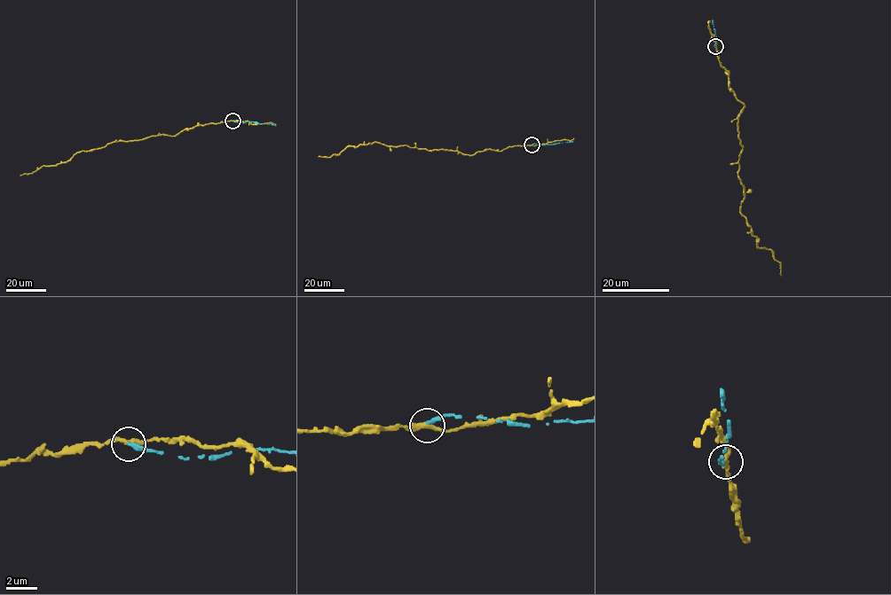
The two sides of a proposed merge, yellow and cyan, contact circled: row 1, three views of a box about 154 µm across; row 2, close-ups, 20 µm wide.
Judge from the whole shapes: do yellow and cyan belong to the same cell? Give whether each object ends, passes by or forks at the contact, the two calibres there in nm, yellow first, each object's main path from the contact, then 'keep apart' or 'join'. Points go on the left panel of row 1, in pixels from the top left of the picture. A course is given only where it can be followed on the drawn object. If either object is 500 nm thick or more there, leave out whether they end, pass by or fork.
yellow passes by | cyan ends | 280/280 nm | yellow via (232, 121), (197, 125), (173, 136), (113, 141), (101, 148), (76, 152), (67, 161), (19, 176) | cyan via (232, 121), (274, 124) | keep apart

